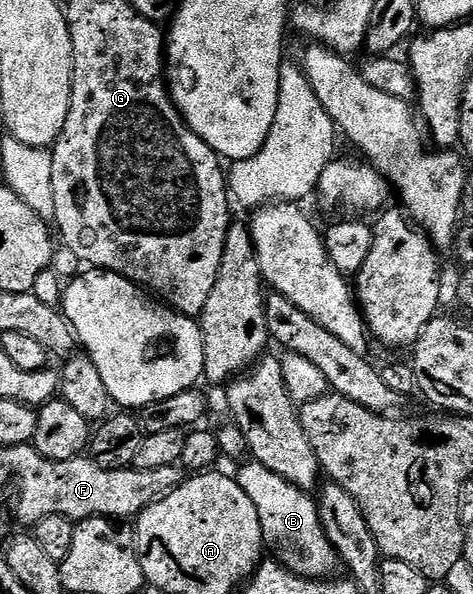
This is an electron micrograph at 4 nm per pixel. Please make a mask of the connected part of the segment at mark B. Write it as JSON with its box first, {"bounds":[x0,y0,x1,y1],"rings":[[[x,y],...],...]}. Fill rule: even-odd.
{"bounds":[235,459,341,578],"rings":[[[254,459],[247,462],[241,465],[244,466],[236,472],[235,478],[248,493],[249,499],[257,505],[264,538],[279,545],[284,566],[307,578],[332,576],[336,567],[339,567],[341,558],[323,529],[318,502],[308,492],[301,490],[265,464]]]}

